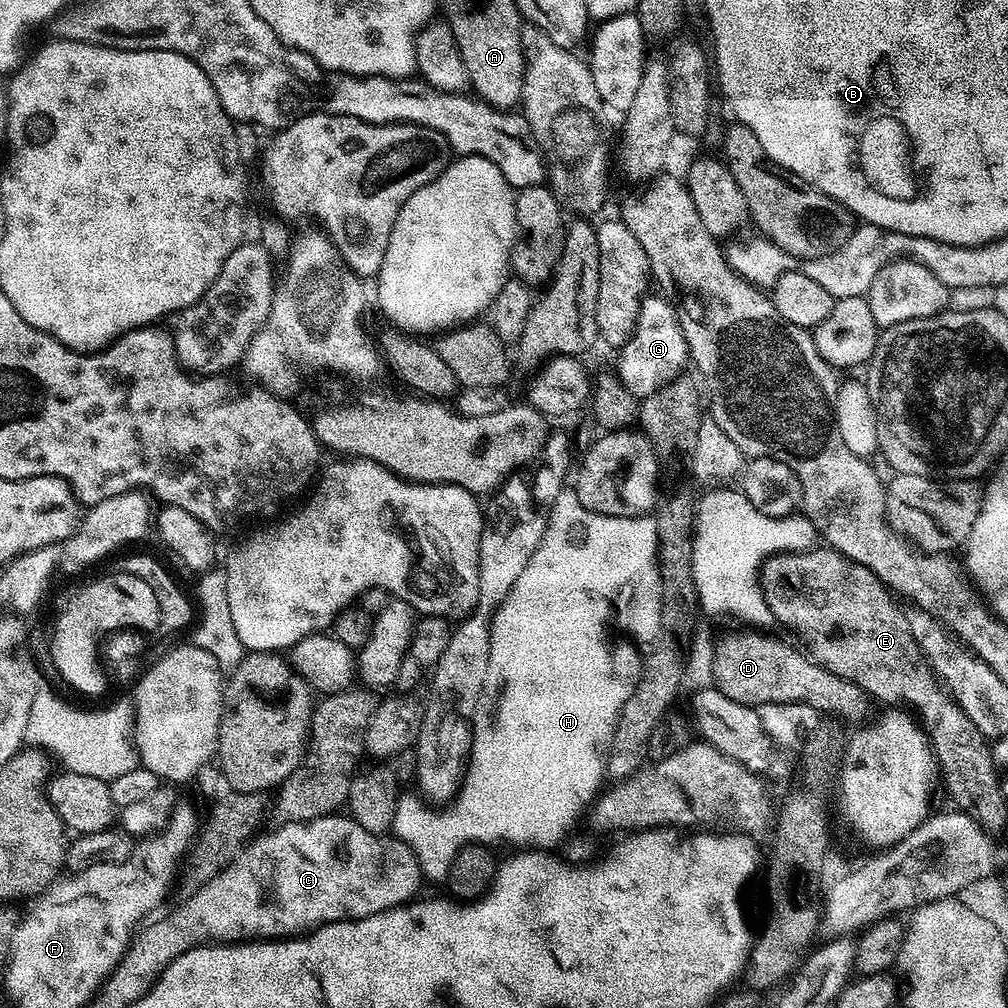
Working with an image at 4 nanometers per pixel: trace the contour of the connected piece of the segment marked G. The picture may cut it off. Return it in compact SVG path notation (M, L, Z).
M645 295L640 304L640 313L636 330L632 333L624 347L619 349L620 361L614 369L621 383L628 387L630 394L643 398L654 394L662 382L677 377L680 367L689 363L688 343L684 337L682 320L676 317L676 312L660 296Z

